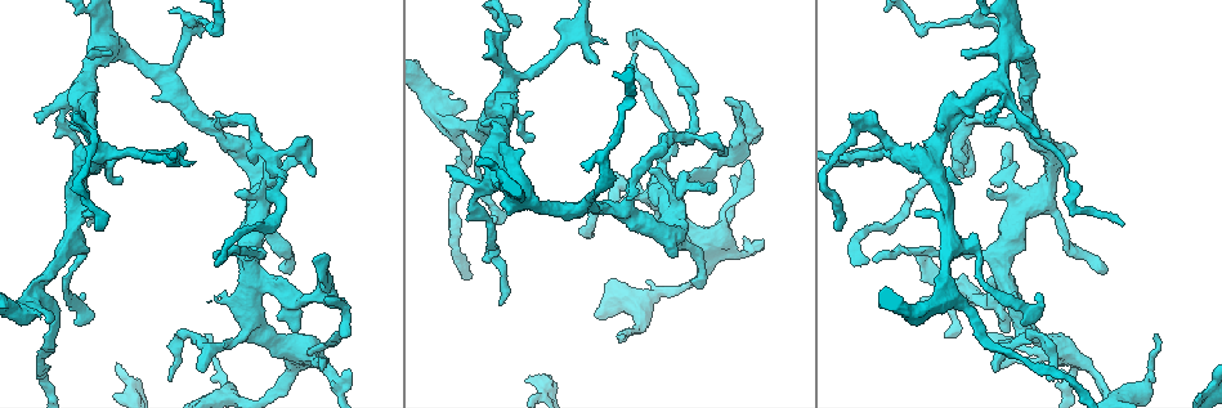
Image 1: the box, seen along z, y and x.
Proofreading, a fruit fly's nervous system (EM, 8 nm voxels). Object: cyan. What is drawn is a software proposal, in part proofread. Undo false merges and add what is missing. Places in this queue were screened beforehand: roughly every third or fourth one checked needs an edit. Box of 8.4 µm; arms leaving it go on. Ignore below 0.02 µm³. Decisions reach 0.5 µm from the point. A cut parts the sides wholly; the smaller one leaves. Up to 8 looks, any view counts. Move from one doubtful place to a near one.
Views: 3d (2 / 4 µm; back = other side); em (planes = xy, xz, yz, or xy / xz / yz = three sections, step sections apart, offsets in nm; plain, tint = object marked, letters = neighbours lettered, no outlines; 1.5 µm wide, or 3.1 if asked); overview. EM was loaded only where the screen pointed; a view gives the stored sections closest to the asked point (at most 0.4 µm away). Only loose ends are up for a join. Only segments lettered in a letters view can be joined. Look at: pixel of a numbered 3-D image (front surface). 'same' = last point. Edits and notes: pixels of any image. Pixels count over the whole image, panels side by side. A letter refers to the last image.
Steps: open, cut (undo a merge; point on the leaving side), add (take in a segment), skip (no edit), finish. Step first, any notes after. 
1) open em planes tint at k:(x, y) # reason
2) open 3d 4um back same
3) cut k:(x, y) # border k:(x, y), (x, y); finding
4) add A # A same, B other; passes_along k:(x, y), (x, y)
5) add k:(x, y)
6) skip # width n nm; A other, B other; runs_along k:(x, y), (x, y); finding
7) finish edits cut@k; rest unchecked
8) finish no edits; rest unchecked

open em yz step 8 tint at 1:(1014, 295) # free end

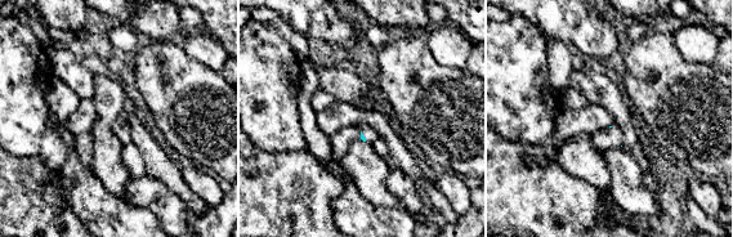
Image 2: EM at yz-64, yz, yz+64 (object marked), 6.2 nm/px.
open em planes letters same # cut it another way

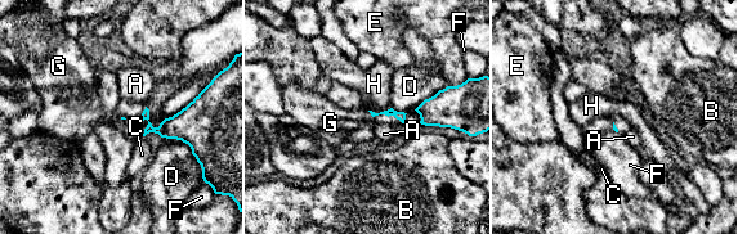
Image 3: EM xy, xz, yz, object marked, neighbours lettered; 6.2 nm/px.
add G # A other, B other, C other, D other, E other, F other, G same, H other; the neuron continues

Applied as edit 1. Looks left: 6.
open overview # redraw

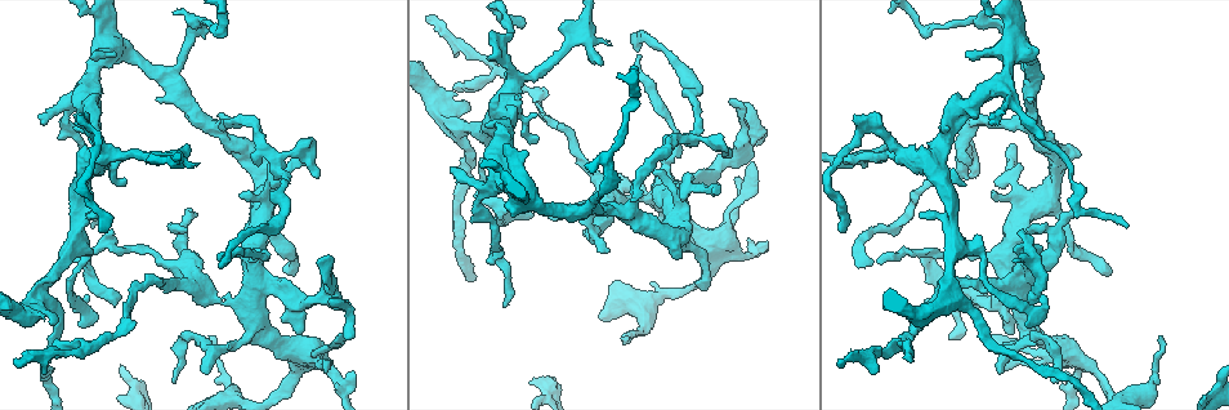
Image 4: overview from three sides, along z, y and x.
open 3d 2um at 4:(91, 224) # end of a long branch

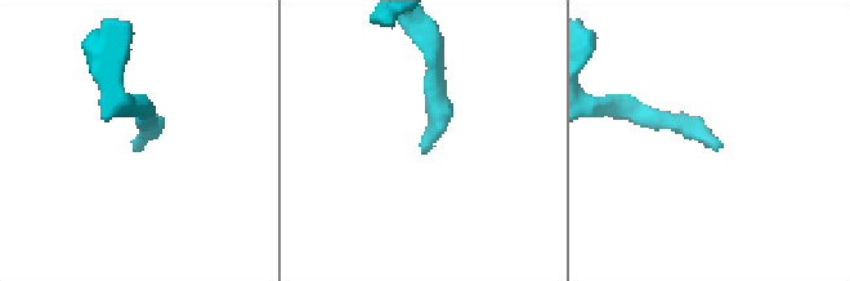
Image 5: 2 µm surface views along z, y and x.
open em planes plain at 5:(421, 149)

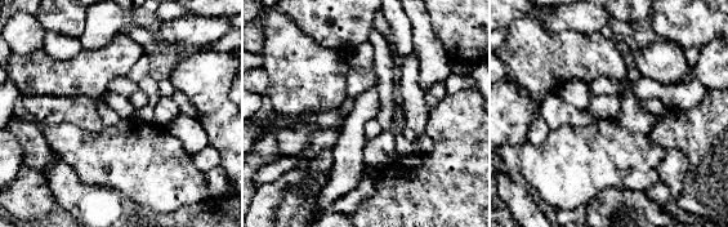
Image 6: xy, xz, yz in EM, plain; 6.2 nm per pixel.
open em planes letters same

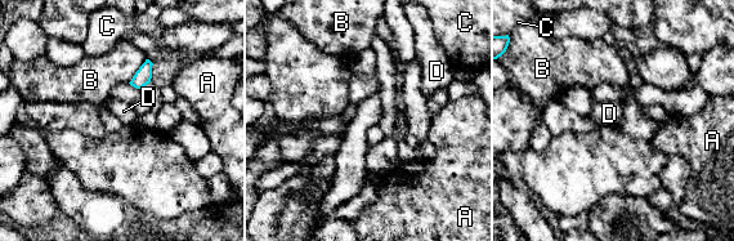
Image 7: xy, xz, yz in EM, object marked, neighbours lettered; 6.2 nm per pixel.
skip # A other, B other, C other, D other; border 7:(146, 58), (128, 83); none of them fits

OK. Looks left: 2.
open em xz step 8 letters at 4:(927, 301) # branch stops here

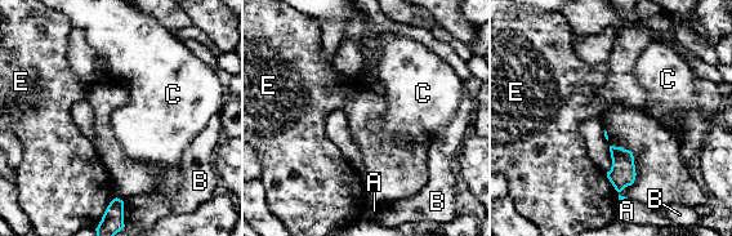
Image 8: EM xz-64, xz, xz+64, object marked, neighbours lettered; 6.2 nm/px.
open em planes letters same # another direction

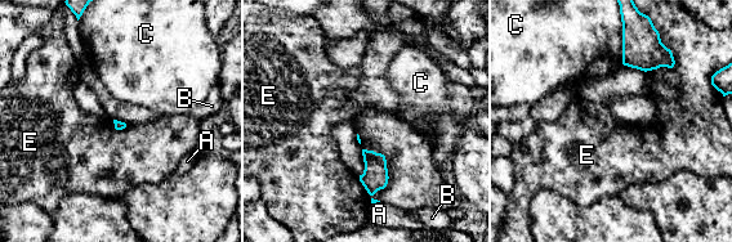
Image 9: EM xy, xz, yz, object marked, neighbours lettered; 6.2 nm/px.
skip # A other, B other, C other, E other; no lettered segment goes on from it

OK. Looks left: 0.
finish edits add@3; rest unchecked

